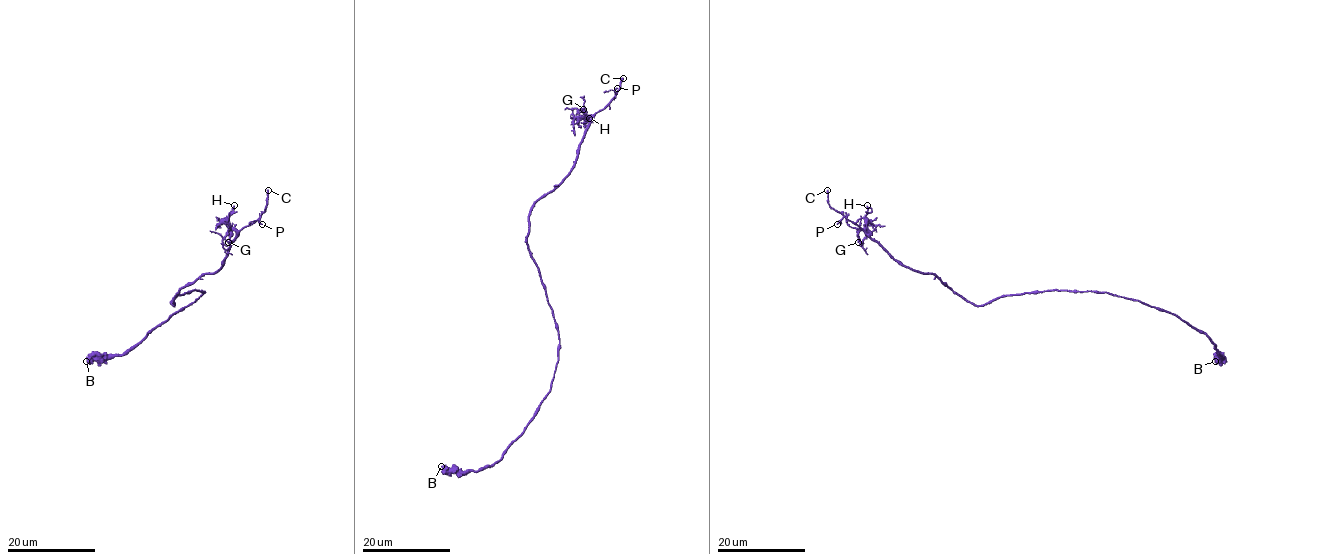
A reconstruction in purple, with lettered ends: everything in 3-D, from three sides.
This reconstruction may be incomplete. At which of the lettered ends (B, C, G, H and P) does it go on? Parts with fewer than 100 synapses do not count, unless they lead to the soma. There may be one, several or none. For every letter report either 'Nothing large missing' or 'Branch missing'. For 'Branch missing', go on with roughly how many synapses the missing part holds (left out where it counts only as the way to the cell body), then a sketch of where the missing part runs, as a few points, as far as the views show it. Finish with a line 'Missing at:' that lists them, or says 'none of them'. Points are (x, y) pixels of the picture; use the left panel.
B: Nothing large missing
C: Branch missing. Course of what is missing: (268, 190), (231, 166), (227, 147), (211, 133), (191, 107), (184, 94), (188, 93)
G: Nothing large missing
H: Nothing large missing
P: Nothing large missing
Missing at: C

